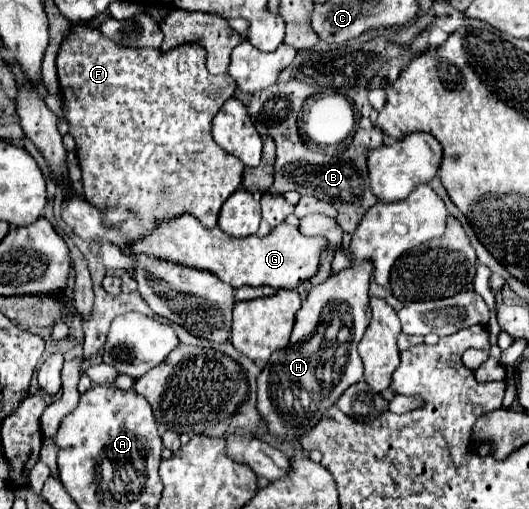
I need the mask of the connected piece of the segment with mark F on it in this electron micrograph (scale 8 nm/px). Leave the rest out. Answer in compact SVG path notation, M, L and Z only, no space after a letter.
M74 25L74 31L70 31L68 41L62 43L60 47L60 55L56 61L58 67L58 79L60 79L60 87L62 87L62 99L64 99L64 115L70 123L70 135L76 141L76 155L80 161L80 169L82 169L82 191L84 191L84 199L94 205L96 209L104 211L104 223L110 229L120 231L126 241L130 243L132 239L136 241L138 235L152 231L160 225L160 221L164 219L172 219L172 217L180 217L182 213L194 215L206 229L214 229L218 225L218 213L220 207L224 205L224 201L242 185L242 171L244 171L244 163L240 159L236 159L234 155L226 153L214 139L212 139L212 119L214 115L220 111L220 107L224 105L226 99L230 99L236 91L236 81L226 73L226 75L210 75L206 69L206 55L204 49L196 43L184 43L184 47L174 47L172 51L160 51L160 49L126 49L120 47L118 43L112 43L110 39L104 39L100 35L98 27L92 25Z

